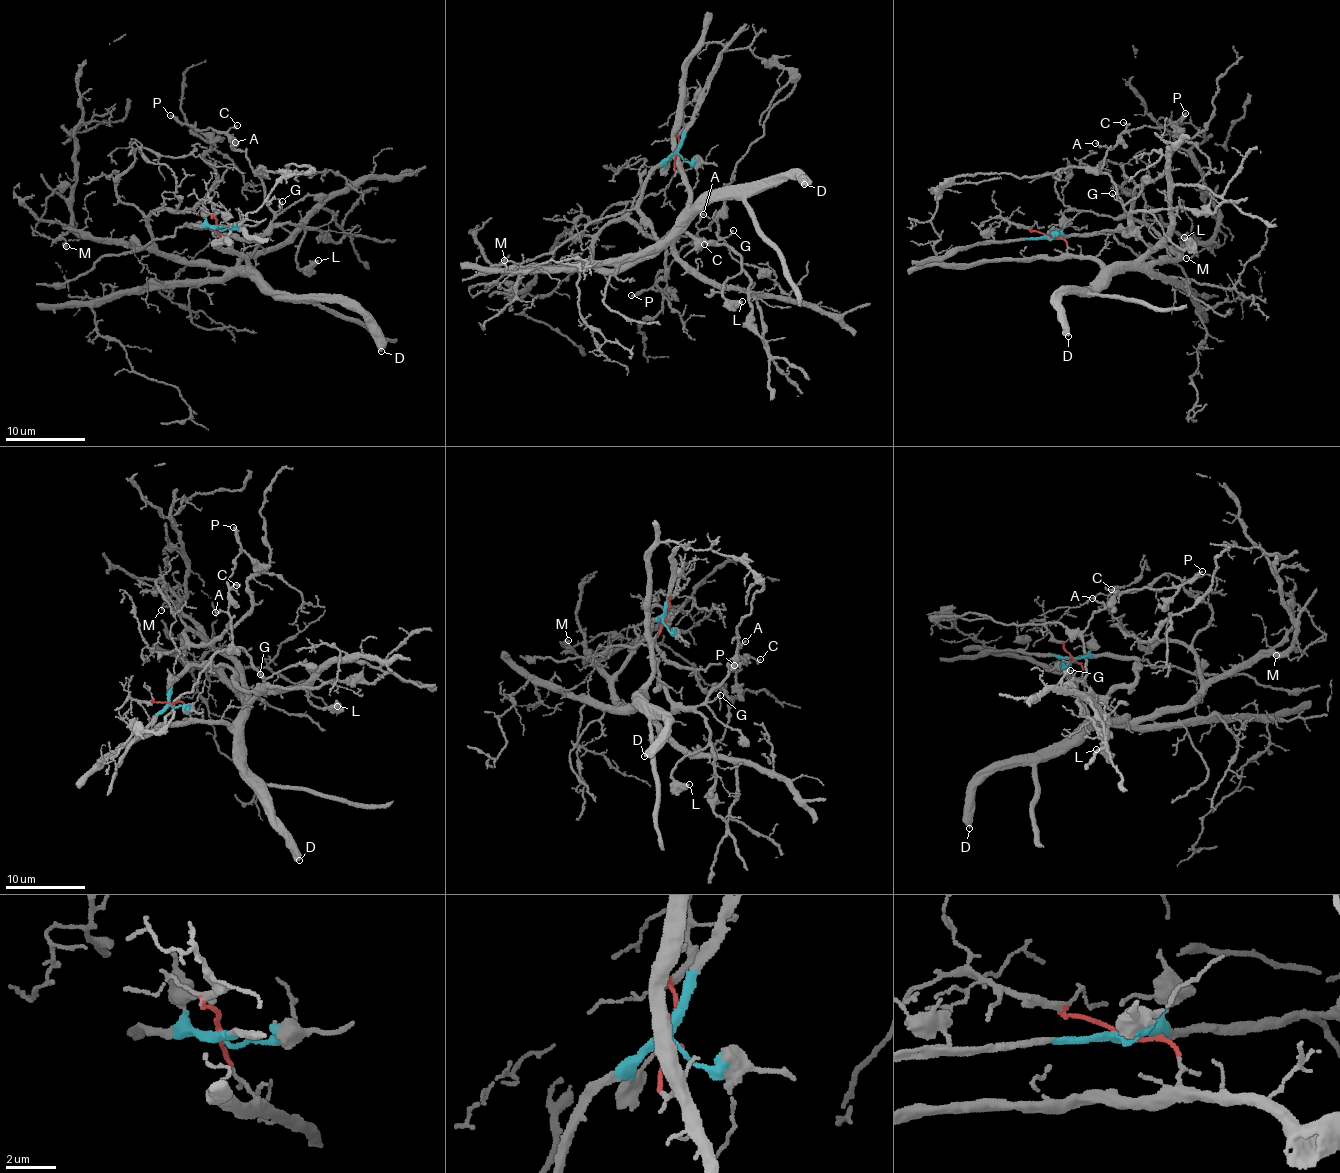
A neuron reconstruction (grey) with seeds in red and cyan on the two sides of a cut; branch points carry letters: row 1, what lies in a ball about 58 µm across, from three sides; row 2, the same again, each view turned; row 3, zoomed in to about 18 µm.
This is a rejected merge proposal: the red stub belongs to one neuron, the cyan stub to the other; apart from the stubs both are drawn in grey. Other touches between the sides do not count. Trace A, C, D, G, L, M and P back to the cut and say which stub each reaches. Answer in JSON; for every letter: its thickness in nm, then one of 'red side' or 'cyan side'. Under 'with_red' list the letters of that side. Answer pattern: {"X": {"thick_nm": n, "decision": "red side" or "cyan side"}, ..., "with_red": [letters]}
{"A": {"thick_nm": 180, "decision": "cyan side"}, "C": {"thick_nm": 180, "decision": "cyan side"}, "D": {"thick_nm": 550, "decision": "red side"}, "G": {"thick_nm": 70, "decision": "cyan side"}, "L": {"thick_nm": 480, "decision": "cyan side"}, "M": {"thick_nm": 150, "decision": "red side"}, "P": {"thick_nm": 240, "decision": "cyan side"}, "with_red": ["D", "M"]}

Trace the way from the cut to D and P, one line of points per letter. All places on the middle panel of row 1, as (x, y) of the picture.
D: (677, 152), (674, 169), (681, 173), (691, 205), (728, 188), (765, 187), (797, 177), (803, 184)
P: (677, 152), (647, 177), (639, 215), (659, 238), (674, 231), (719, 238), (716, 219), (647, 290), (631, 296)

